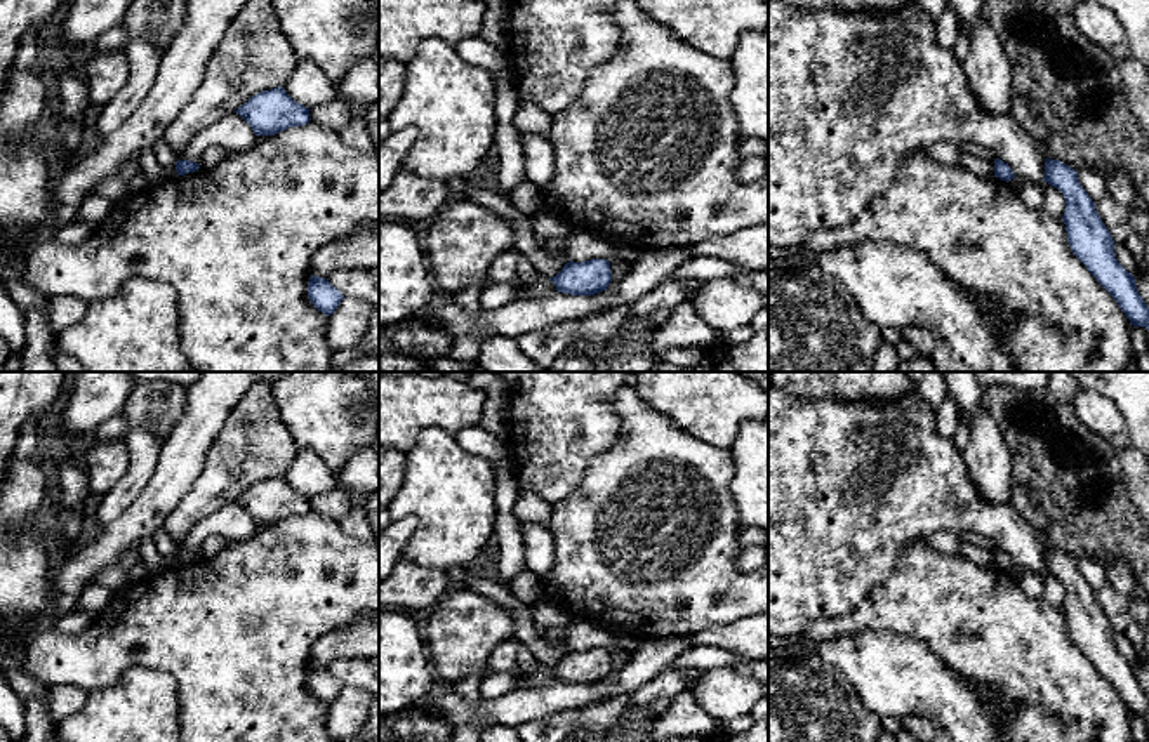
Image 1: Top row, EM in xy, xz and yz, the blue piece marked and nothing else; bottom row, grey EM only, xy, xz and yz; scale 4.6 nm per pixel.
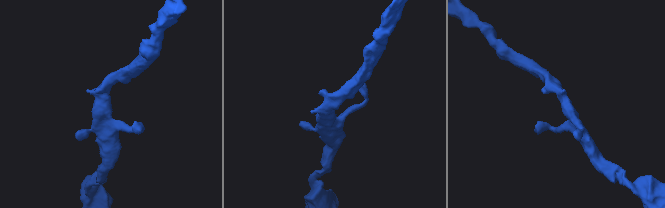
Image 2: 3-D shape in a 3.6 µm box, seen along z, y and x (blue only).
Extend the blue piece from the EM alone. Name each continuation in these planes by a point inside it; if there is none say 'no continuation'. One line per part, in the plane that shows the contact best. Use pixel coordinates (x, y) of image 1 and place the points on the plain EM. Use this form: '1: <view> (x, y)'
no continuation

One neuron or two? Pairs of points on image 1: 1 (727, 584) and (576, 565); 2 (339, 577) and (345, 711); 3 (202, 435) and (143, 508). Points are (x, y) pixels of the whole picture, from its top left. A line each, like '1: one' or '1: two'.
1: one
2: two
3: one

